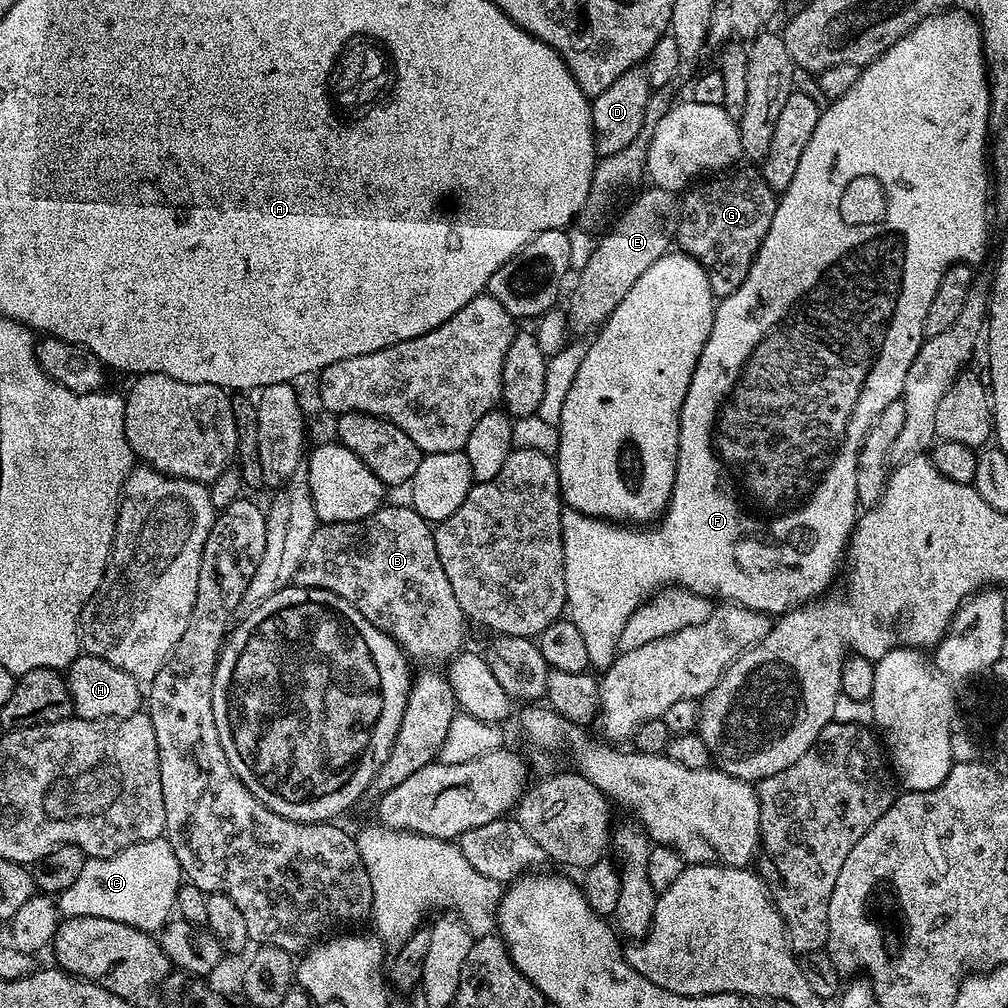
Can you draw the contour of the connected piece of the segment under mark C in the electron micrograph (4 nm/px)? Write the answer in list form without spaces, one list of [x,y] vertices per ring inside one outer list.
[[[164,836],[138,842],[110,858],[85,859],[82,874],[65,892],[59,893],[59,911],[65,917],[93,916],[110,918],[149,934],[159,933],[177,907],[182,885],[180,863]]]

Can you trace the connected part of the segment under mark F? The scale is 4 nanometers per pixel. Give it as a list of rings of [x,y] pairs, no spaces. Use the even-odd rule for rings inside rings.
[[[952,11],[938,12],[918,22],[918,26],[894,42],[894,46],[890,46],[877,60],[863,65],[860,79],[854,82],[854,86],[821,111],[818,126],[814,126],[814,134],[810,134],[810,142],[806,142],[806,150],[802,150],[798,170],[794,170],[790,186],[786,186],[779,197],[769,232],[760,243],[748,276],[732,296],[717,303],[710,338],[706,338],[706,346],[692,375],[690,390],[680,407],[680,441],[674,490],[658,523],[640,527],[612,522],[607,525],[608,532],[596,532],[602,528],[601,521],[596,517],[584,516],[570,507],[561,511],[568,599],[566,616],[574,626],[578,626],[578,634],[582,634],[582,639],[586,641],[586,658],[593,669],[606,670],[616,661],[622,630],[626,630],[630,614],[634,614],[634,610],[638,610],[653,594],[669,586],[679,586],[709,598],[721,596],[721,601],[753,608],[756,612],[783,614],[827,593],[832,575],[842,568],[858,519],[856,463],[862,442],[876,416],[882,414],[890,402],[903,397],[906,374],[926,339],[926,310],[930,310],[930,302],[934,302],[934,294],[938,294],[938,286],[946,270],[950,270],[953,264],[967,261],[970,256],[979,255],[982,249],[978,248],[988,244],[990,168],[986,163],[986,149],[990,144],[990,94],[984,42],[979,23],[973,17],[971,20],[964,12]],[[859,176],[892,176],[892,180],[856,180]],[[832,180],[844,180],[840,184],[840,253],[837,256],[832,256]]]

